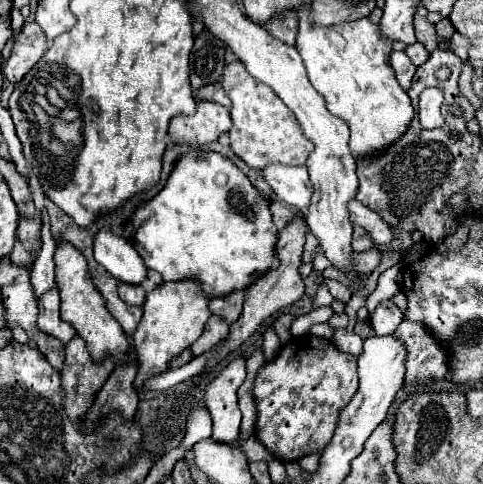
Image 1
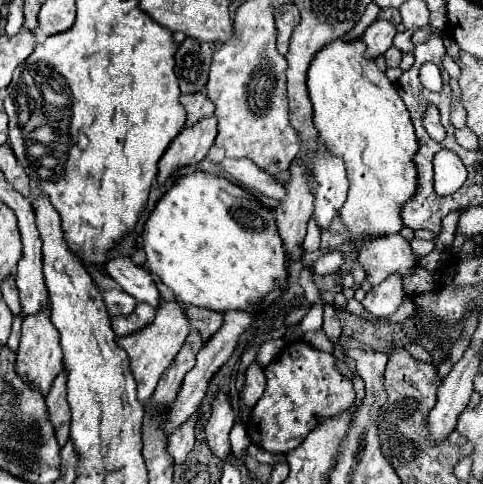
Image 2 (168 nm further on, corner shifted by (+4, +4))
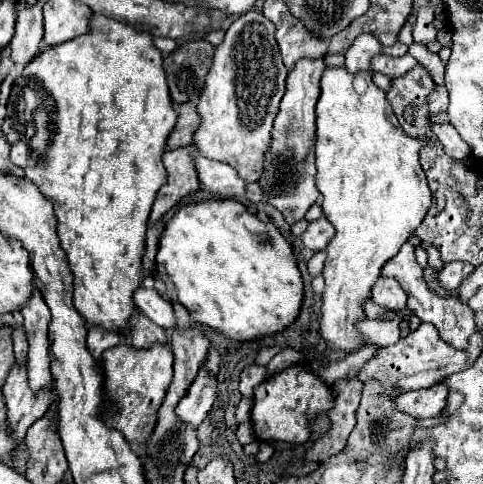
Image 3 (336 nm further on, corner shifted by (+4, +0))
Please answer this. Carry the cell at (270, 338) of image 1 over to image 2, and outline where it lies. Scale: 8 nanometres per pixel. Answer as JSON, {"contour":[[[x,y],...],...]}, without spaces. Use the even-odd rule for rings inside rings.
{"contour":[[[254,362],[248,370],[246,370],[246,384],[244,384],[244,392],[242,392],[242,402],[248,408],[254,408],[254,404],[260,400],[262,392],[264,392],[264,370]]]}

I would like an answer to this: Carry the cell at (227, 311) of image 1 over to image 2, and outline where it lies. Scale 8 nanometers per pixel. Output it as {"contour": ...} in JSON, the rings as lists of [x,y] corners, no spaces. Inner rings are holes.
{"contour":[[[184,306],[184,312],[192,324],[192,330],[196,330],[202,336],[202,342],[206,342],[222,326],[224,316],[218,312],[198,308],[198,306]]]}

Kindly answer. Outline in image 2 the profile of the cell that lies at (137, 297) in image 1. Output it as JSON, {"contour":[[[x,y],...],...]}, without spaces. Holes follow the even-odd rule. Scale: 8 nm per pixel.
{"contour":[[[106,290],[104,292],[104,304],[108,308],[110,318],[114,316],[130,316],[130,312],[136,306],[136,300],[120,290]]]}

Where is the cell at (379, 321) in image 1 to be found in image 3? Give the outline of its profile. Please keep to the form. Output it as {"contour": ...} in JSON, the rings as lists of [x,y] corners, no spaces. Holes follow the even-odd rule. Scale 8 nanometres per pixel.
{"contour":[[[380,278],[372,286],[372,302],[376,302],[384,310],[394,310],[394,312],[406,310],[406,300],[408,300],[406,292],[394,278]]]}

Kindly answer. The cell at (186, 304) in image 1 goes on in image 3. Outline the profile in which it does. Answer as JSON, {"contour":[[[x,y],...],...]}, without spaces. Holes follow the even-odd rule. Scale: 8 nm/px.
{"contour":[[[154,342],[150,348],[132,348],[130,344],[118,344],[104,352],[104,376],[106,376],[106,394],[108,400],[120,406],[120,414],[108,420],[116,430],[120,430],[130,444],[144,442],[154,424],[156,410],[160,408],[166,390],[172,382],[174,372],[174,354],[170,350],[170,342],[158,344]]]}

